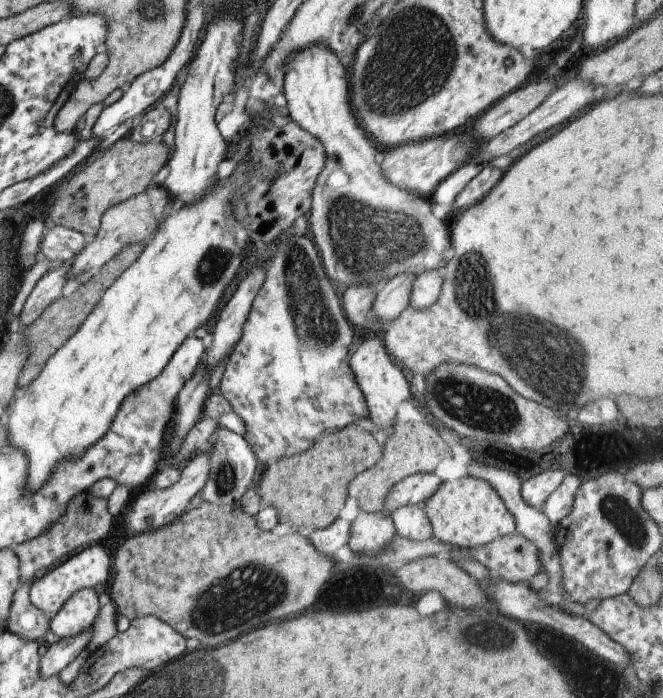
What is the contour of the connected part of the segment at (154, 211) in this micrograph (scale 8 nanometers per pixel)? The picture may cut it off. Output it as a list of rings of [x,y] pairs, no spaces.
[[[150,185],[143,192],[107,208],[100,217],[100,225],[93,240],[86,244],[83,250],[78,252],[70,261],[71,268],[69,268],[67,280],[75,280],[81,272],[87,270],[97,273],[108,260],[111,260],[127,244],[144,243],[147,237],[152,235],[153,222],[157,218],[161,218],[167,202],[169,202],[167,190],[164,190],[161,185]]]

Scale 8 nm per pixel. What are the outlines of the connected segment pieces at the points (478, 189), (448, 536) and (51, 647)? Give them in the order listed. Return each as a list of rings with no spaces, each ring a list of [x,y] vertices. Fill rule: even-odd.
[[[485,166],[477,176],[473,176],[457,193],[453,202],[457,211],[465,210],[479,202],[499,182],[503,172],[493,166]]]
[[[469,474],[450,481],[441,481],[435,494],[424,501],[422,507],[430,522],[432,537],[451,546],[483,546],[514,530],[513,516],[494,488],[485,480]]]
[[[91,628],[69,638],[58,638],[53,644],[48,644],[47,651],[40,656],[39,676],[41,678],[56,676],[84,650],[86,644],[89,644],[89,638],[91,638]]]

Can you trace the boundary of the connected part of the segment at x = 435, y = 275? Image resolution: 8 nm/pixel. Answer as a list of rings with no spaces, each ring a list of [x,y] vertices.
[[[433,268],[427,272],[421,272],[416,276],[413,286],[411,286],[411,294],[409,294],[408,306],[415,310],[425,310],[439,298],[439,290],[441,290],[443,278],[441,278],[441,270]]]

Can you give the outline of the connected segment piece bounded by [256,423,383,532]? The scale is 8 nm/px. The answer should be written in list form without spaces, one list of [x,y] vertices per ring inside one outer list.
[[[348,424],[343,430],[323,433],[313,446],[293,458],[281,458],[264,468],[256,490],[262,504],[277,510],[279,524],[295,526],[299,531],[320,529],[337,520],[350,480],[379,460],[382,441],[361,428]]]

